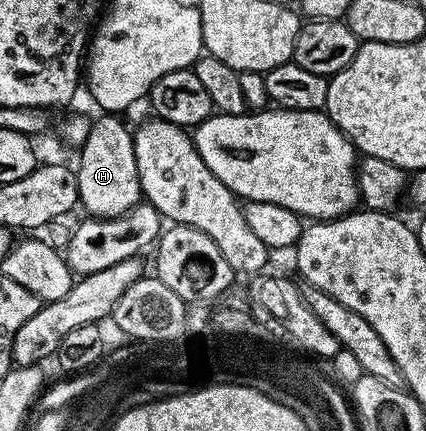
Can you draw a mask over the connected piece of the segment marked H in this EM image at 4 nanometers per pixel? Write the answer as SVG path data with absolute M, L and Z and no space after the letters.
M103 113L92 120L85 142L80 146L80 166L77 170L80 204L87 215L95 219L112 219L124 215L141 203L141 190L136 166L133 131L113 113Z

